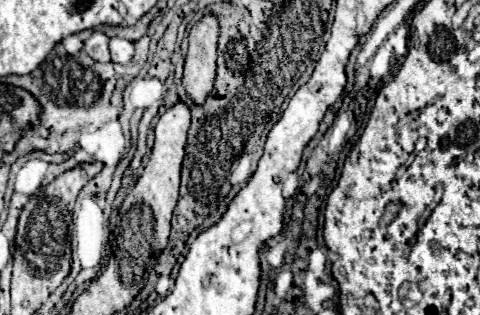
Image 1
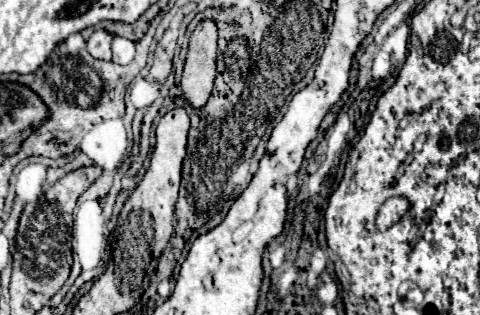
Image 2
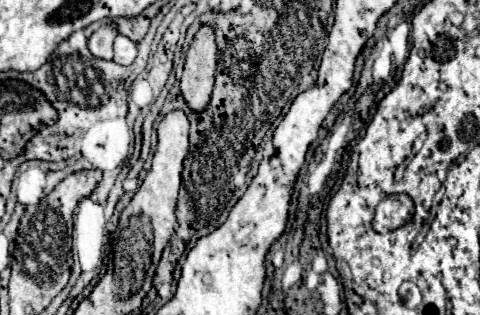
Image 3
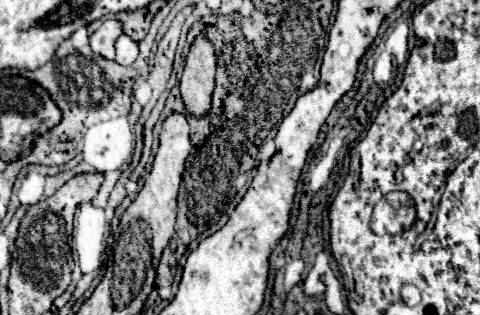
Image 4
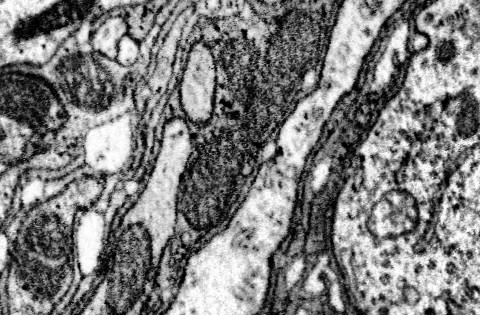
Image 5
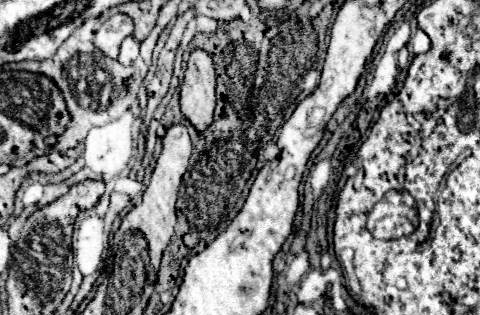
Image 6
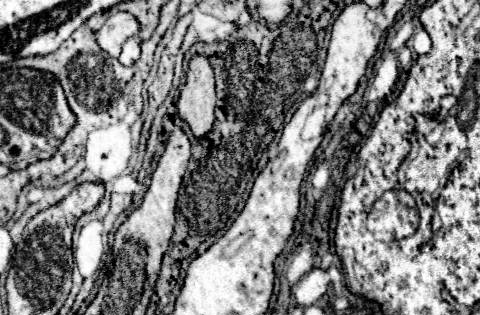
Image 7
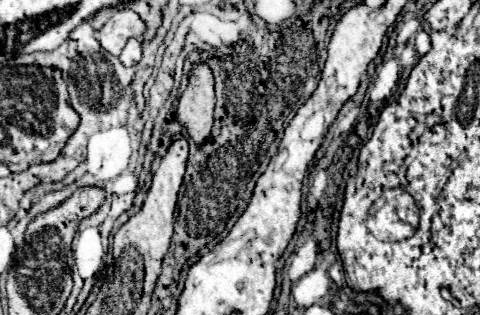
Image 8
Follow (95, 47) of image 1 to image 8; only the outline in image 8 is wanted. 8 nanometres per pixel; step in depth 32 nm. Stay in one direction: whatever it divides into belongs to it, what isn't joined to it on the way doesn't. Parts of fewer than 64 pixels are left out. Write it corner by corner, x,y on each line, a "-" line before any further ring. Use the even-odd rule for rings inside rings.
118,10
96,34
100,46
110,52
112,56
120,56
124,44
128,38
140,38
144,32
144,22
138,18
138,14
130,10

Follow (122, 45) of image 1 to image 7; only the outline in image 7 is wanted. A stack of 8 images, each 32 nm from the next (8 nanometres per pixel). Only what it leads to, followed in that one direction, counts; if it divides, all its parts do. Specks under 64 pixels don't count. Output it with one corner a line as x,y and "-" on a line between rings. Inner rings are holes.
132,36
132,38
128,38
128,40
124,42
118,60
120,60
124,66
132,66
132,64
138,60
138,56
140,56
140,40

